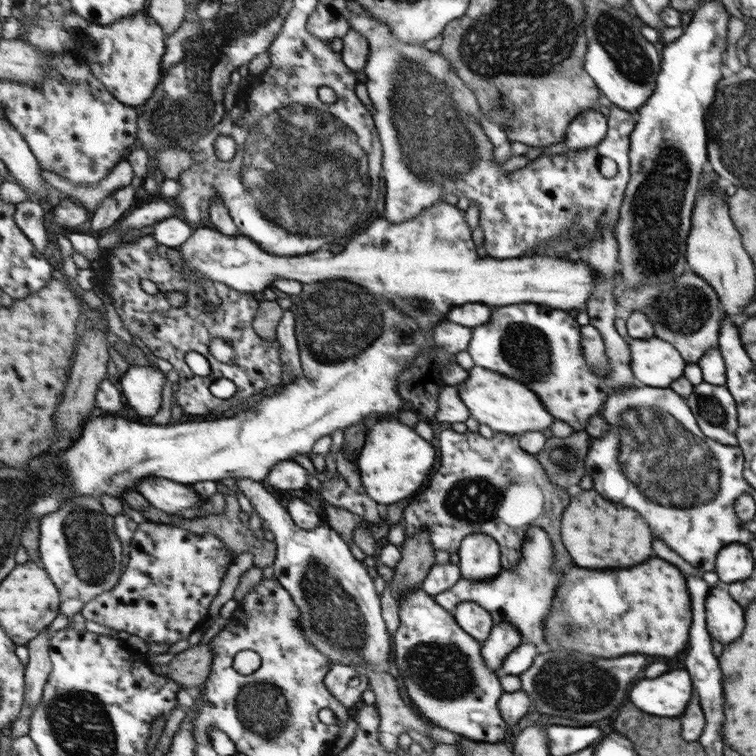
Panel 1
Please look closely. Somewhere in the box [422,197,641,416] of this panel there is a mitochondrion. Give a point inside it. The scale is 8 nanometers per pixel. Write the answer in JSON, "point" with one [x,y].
{"point":[525,348]}

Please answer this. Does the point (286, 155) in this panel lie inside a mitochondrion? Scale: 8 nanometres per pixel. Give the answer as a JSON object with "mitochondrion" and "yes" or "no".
{"mitochondrion":"yes"}

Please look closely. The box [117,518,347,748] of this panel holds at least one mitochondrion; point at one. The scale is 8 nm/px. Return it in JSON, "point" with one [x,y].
{"point":[263,708]}

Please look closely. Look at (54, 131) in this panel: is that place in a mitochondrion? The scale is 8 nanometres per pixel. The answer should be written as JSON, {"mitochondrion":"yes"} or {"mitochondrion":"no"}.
{"mitochondrion":"no"}

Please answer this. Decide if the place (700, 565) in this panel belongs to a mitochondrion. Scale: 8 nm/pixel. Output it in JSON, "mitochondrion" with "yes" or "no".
{"mitochondrion":"no"}

